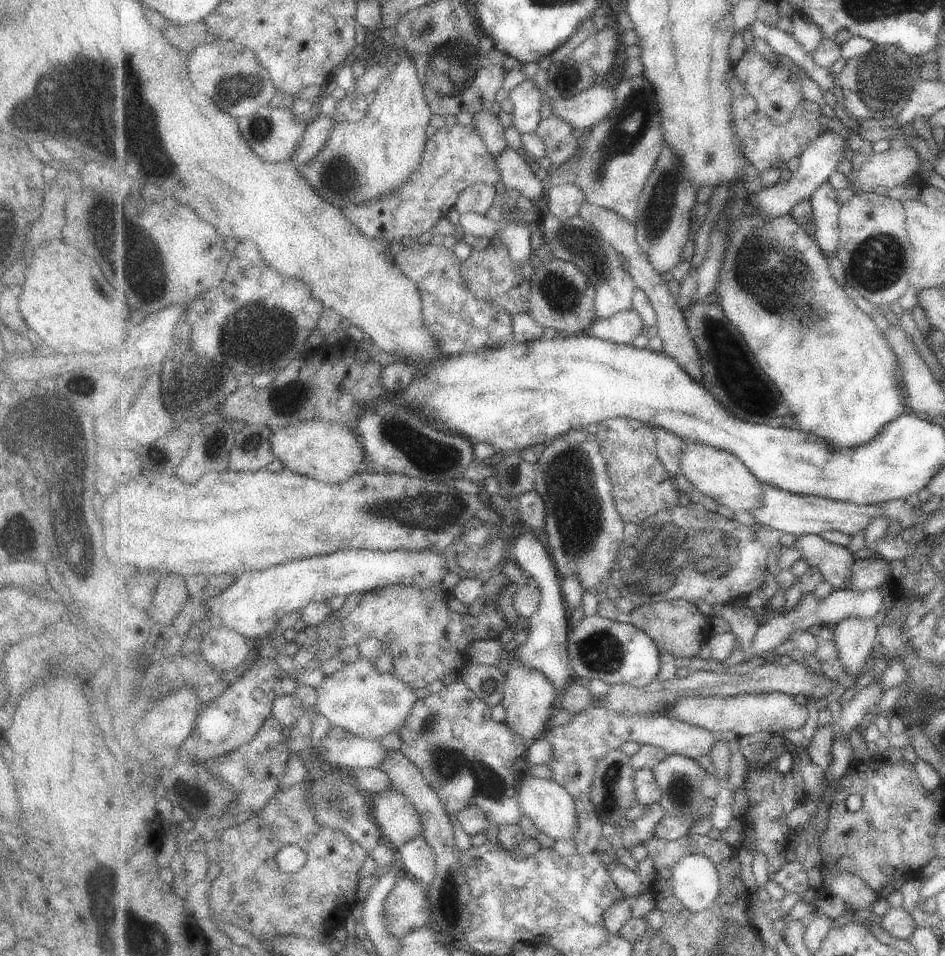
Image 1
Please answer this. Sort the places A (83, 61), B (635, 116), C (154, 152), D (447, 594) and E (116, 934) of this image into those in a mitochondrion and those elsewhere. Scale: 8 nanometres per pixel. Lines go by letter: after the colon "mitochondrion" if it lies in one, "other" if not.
A: mitochondrion
B: mitochondrion
C: mitochondrion
D: other
E: mitochondrion

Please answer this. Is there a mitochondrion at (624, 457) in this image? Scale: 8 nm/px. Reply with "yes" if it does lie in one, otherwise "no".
no

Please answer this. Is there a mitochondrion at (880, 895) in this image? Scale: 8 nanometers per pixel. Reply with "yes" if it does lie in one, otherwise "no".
no

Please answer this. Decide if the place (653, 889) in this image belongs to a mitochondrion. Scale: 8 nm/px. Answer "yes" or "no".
no

